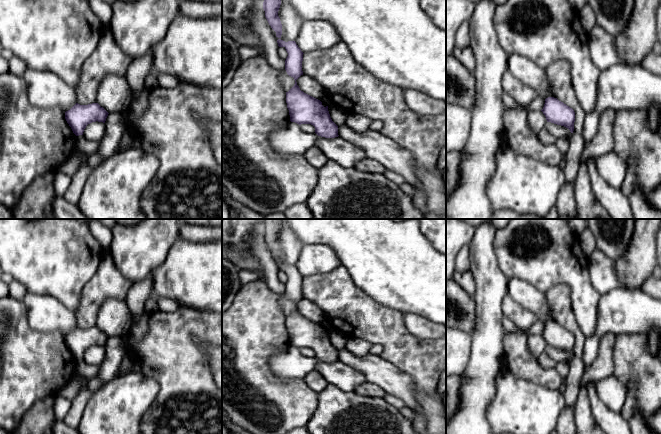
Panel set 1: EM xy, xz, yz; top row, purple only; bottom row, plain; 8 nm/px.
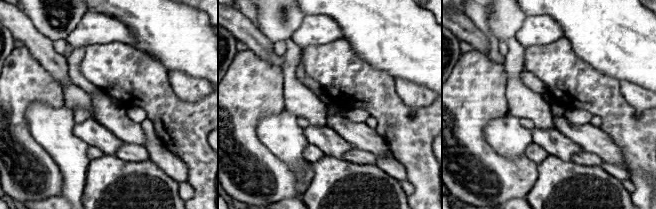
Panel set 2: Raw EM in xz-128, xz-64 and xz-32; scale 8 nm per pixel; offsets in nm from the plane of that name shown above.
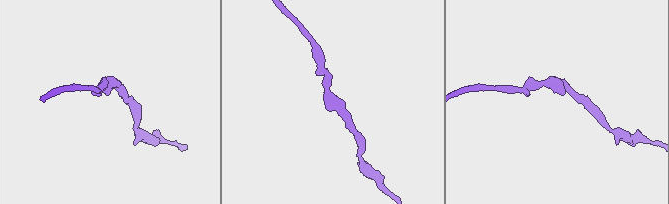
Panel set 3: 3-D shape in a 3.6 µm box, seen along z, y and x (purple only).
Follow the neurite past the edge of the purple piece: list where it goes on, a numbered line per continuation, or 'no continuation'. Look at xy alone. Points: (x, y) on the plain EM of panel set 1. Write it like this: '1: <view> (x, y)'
no continuation

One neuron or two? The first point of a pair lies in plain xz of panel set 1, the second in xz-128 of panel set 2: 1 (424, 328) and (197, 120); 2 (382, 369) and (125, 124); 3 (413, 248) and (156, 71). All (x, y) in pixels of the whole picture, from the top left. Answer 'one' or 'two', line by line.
1: two
2: one
3: two

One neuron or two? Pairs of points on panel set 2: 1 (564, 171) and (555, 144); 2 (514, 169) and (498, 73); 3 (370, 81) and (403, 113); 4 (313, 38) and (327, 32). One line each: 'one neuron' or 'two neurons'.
1: two neurons
2: one neuron
3: one neuron
4: one neuron

